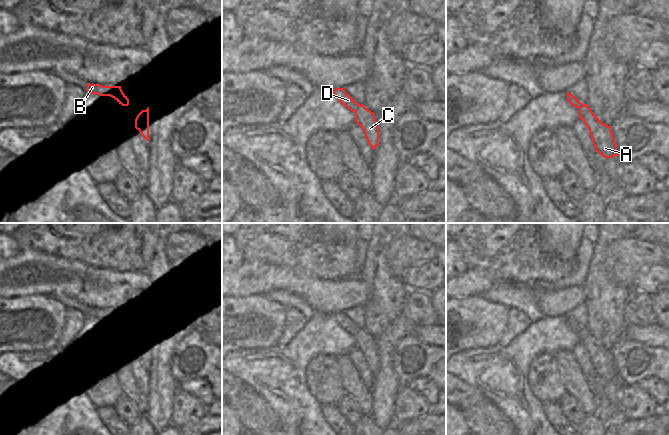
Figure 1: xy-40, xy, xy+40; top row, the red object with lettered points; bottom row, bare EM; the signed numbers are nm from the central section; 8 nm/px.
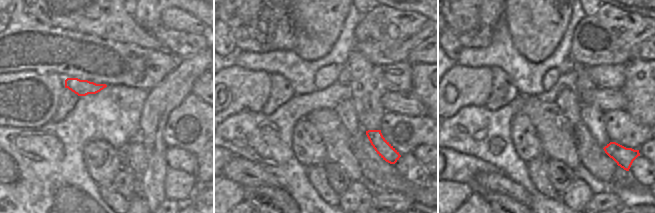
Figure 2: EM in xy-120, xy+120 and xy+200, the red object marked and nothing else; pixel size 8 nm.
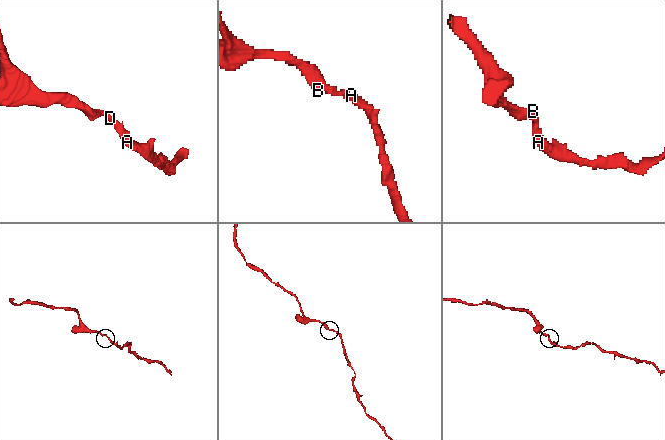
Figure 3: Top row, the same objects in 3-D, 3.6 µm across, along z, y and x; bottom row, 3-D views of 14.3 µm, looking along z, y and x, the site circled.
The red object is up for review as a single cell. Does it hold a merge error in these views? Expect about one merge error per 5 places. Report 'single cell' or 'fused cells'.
single cell

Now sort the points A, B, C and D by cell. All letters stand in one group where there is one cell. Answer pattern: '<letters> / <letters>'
A B C D

